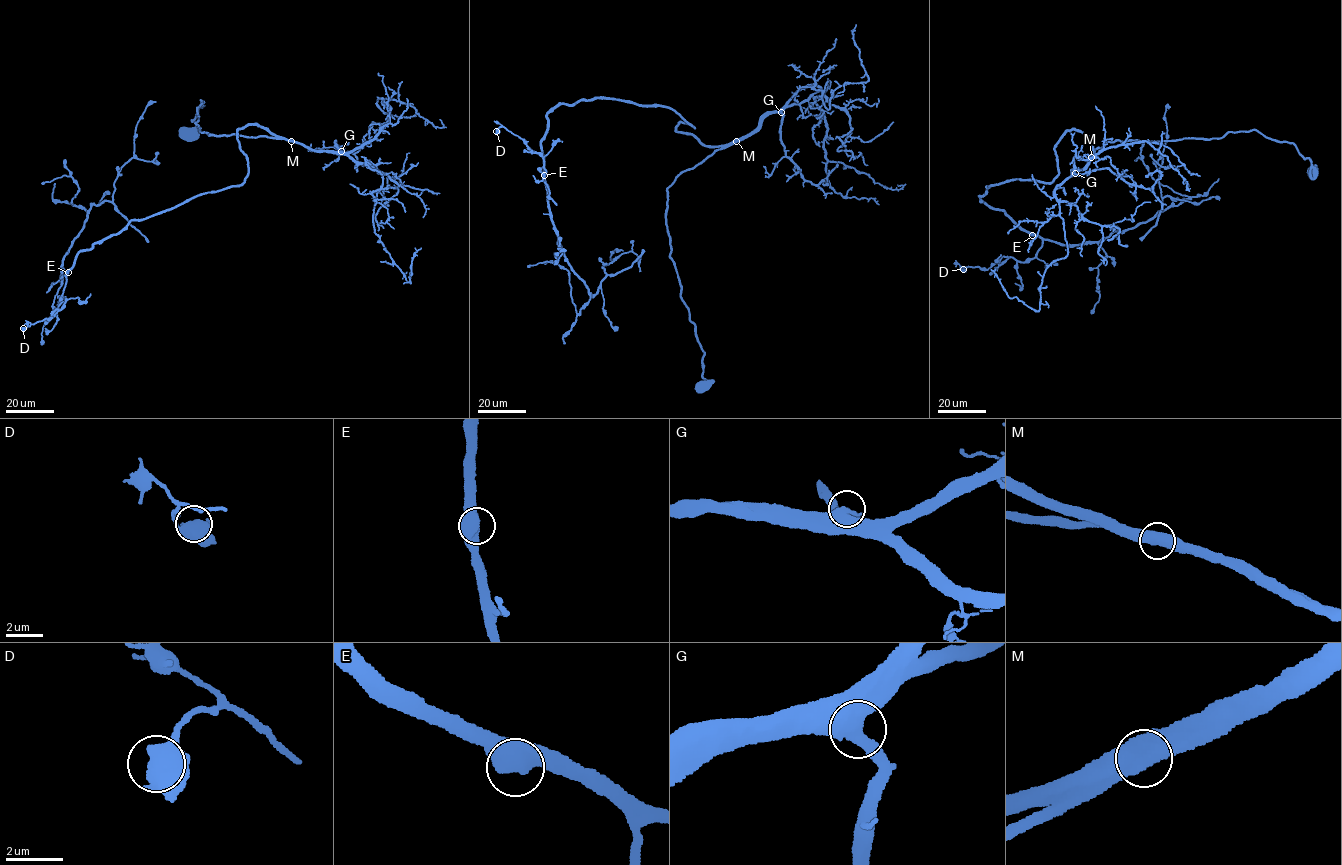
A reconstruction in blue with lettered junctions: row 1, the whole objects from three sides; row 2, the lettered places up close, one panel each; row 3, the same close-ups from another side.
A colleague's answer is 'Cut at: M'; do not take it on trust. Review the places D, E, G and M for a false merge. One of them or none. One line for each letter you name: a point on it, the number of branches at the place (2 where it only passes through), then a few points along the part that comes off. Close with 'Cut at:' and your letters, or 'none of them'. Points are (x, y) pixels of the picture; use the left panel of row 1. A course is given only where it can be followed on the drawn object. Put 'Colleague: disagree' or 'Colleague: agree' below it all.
Cut at: none of them
Colleague: disagree

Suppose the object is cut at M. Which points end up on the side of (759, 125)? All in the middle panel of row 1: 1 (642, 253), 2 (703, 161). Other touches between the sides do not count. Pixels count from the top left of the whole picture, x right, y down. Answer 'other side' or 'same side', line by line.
1: same side
2: other side

